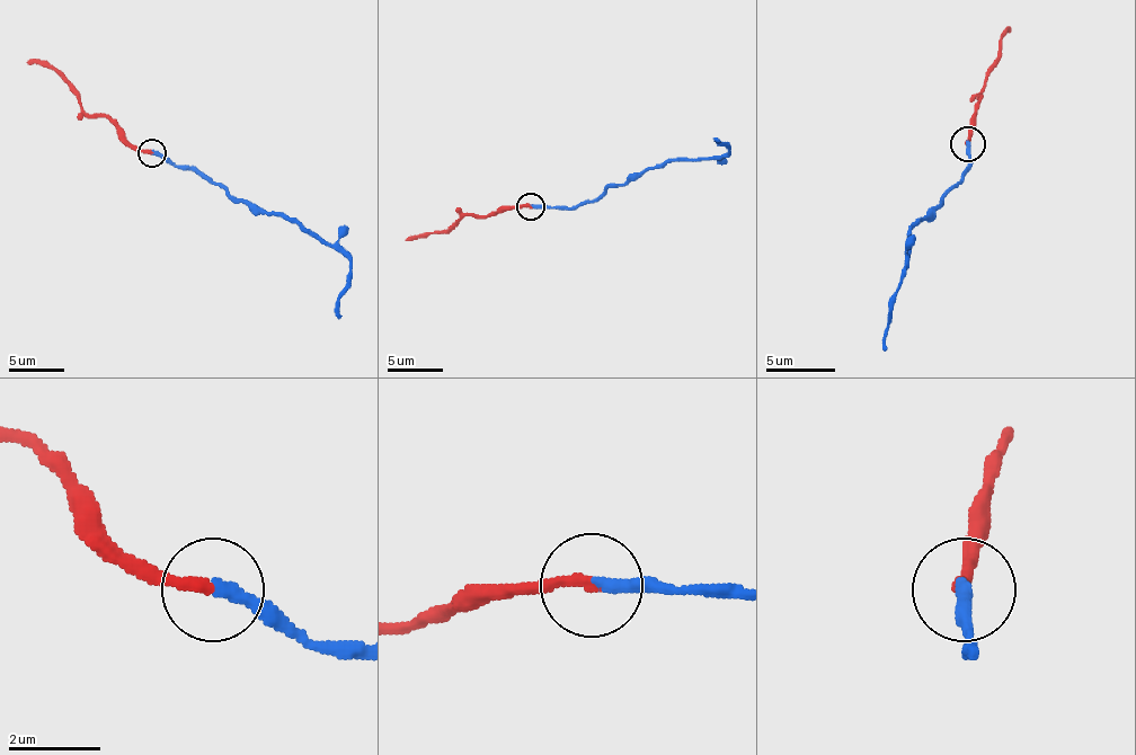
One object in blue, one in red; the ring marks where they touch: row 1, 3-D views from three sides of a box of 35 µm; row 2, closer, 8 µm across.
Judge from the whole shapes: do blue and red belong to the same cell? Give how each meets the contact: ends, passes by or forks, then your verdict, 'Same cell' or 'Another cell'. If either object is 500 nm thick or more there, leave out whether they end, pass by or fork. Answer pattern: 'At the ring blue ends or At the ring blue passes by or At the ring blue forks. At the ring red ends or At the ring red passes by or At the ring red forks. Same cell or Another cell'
At the ring blue ends. At the ring red ends. Same cell

